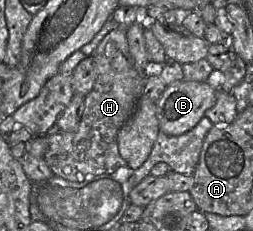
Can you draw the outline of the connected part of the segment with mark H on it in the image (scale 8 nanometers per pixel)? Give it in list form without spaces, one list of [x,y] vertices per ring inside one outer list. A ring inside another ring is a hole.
[[[121,26],[112,29],[91,55],[95,65],[95,83],[92,90],[84,96],[84,109],[77,129],[71,132],[55,131],[45,135],[48,147],[43,159],[55,176],[71,182],[82,182],[89,175],[112,174],[119,168],[128,167],[119,153],[118,133],[136,108],[147,74],[140,73],[131,61],[126,30],[127,28]]]

